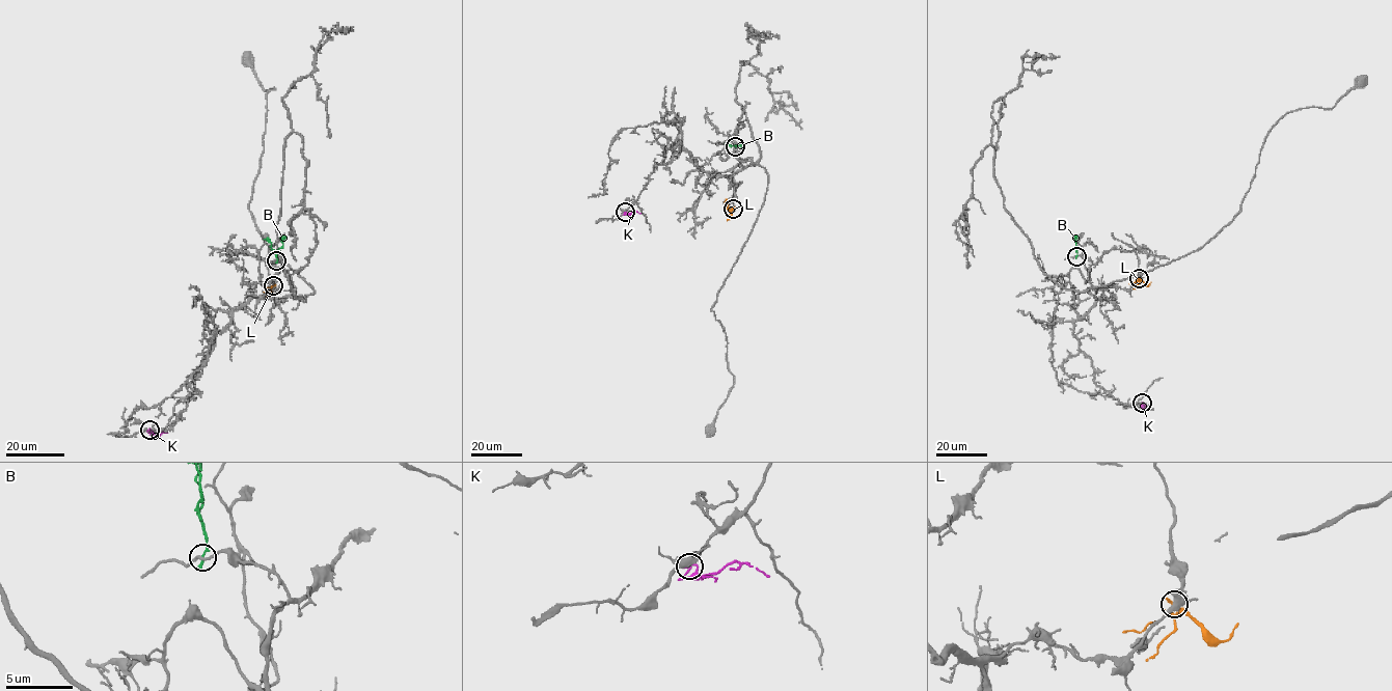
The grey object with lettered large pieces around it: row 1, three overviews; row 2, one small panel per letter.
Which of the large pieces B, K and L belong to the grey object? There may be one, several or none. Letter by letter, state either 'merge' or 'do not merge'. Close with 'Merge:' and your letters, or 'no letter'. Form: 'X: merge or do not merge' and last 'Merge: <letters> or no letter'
B: do not merge
K: do not merge
L: do not merge
Merge: no letter

